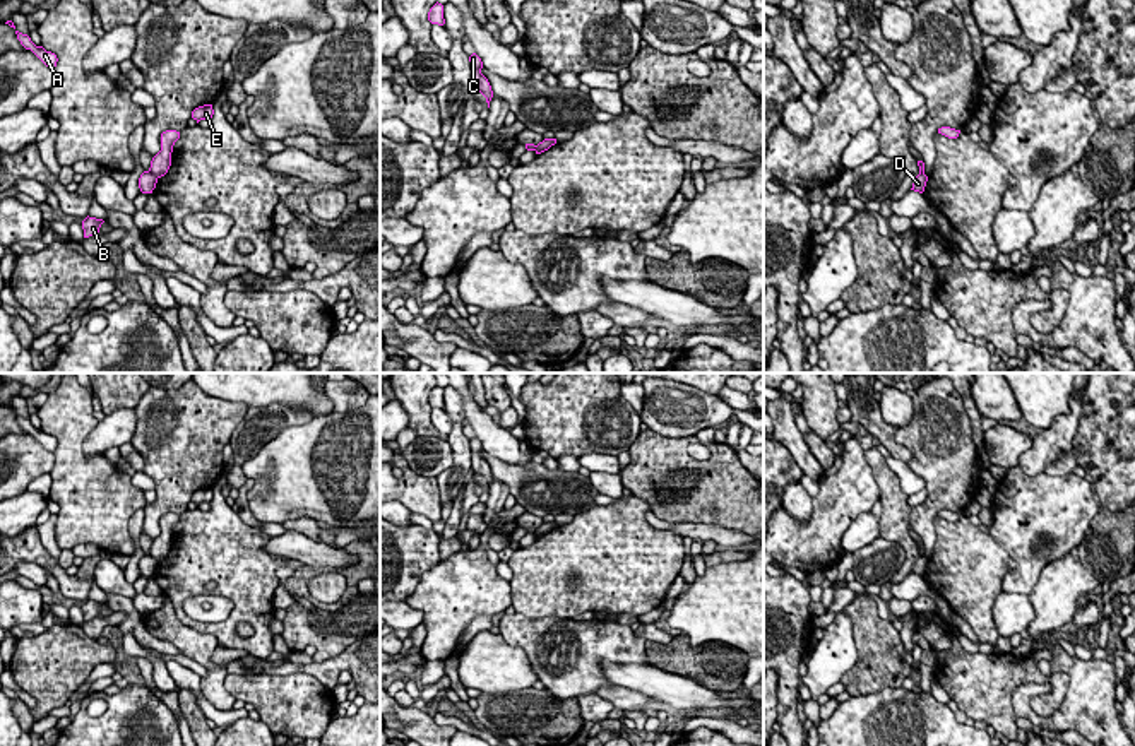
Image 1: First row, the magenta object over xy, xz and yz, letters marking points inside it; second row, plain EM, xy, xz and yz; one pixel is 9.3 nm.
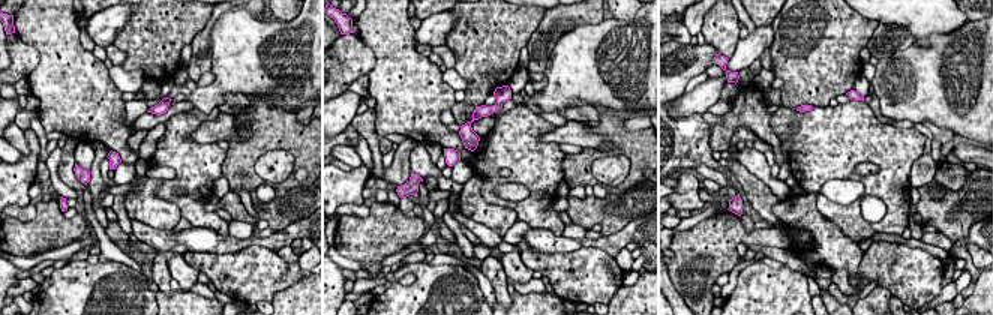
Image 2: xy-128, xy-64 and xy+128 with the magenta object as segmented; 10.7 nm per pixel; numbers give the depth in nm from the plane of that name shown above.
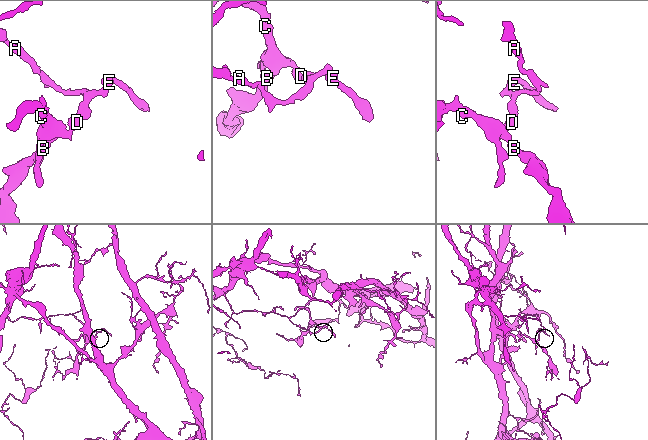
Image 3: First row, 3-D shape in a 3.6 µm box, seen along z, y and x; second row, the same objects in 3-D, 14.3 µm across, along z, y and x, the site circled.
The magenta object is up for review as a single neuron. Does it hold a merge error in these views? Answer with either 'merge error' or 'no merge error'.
merge error

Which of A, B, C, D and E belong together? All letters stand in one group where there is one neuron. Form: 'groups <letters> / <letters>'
groups A E / B C D

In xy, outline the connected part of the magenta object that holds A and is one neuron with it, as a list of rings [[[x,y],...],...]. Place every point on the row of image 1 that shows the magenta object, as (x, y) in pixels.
[[[15,29],[17,39],[26,50],[31,50],[48,68],[56,67],[56,55],[51,51],[46,51],[43,46],[36,46],[27,34],[22,34]]]

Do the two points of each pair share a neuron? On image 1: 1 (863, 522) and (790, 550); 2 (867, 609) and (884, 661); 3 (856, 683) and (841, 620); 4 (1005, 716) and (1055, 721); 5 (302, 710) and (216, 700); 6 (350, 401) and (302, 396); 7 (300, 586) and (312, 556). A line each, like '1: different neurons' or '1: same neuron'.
1: different neurons
2: same neuron
3: different neurons
4: different neurons
5: different neurons
6: different neurons
7: different neurons

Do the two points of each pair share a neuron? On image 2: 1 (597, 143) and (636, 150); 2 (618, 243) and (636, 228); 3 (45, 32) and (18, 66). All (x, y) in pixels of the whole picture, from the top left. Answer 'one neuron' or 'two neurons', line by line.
1: two neurons
2: one neuron
3: two neurons

